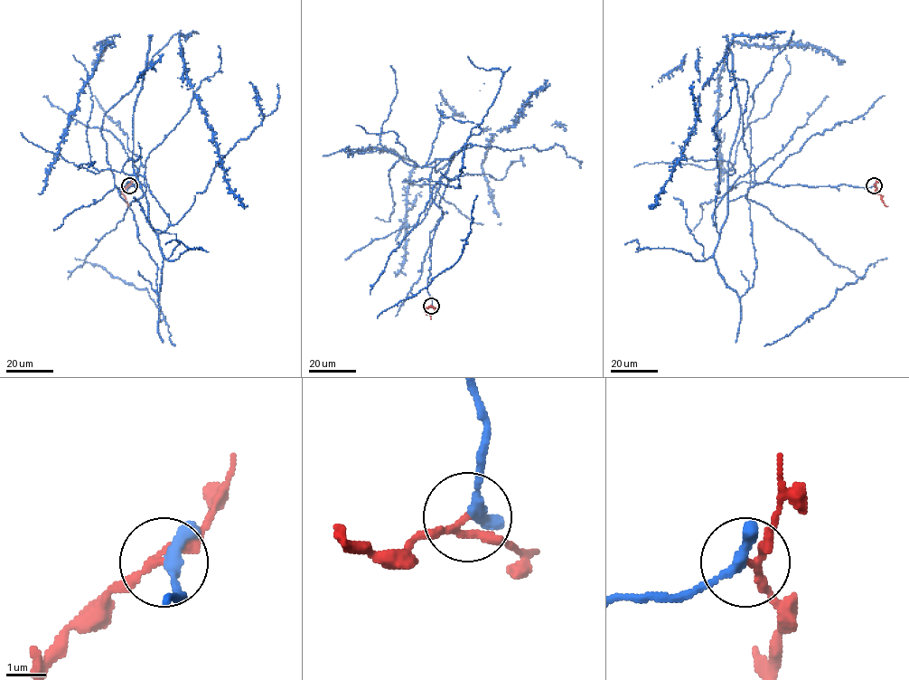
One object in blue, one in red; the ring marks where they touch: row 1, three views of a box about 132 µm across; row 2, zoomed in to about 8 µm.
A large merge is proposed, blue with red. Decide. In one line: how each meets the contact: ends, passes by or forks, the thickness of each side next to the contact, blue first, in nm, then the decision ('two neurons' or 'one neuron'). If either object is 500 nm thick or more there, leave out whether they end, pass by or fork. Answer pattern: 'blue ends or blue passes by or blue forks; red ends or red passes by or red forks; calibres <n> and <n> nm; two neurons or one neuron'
blue ends; red passes by; calibres 380 and 140 nm; two neurons

